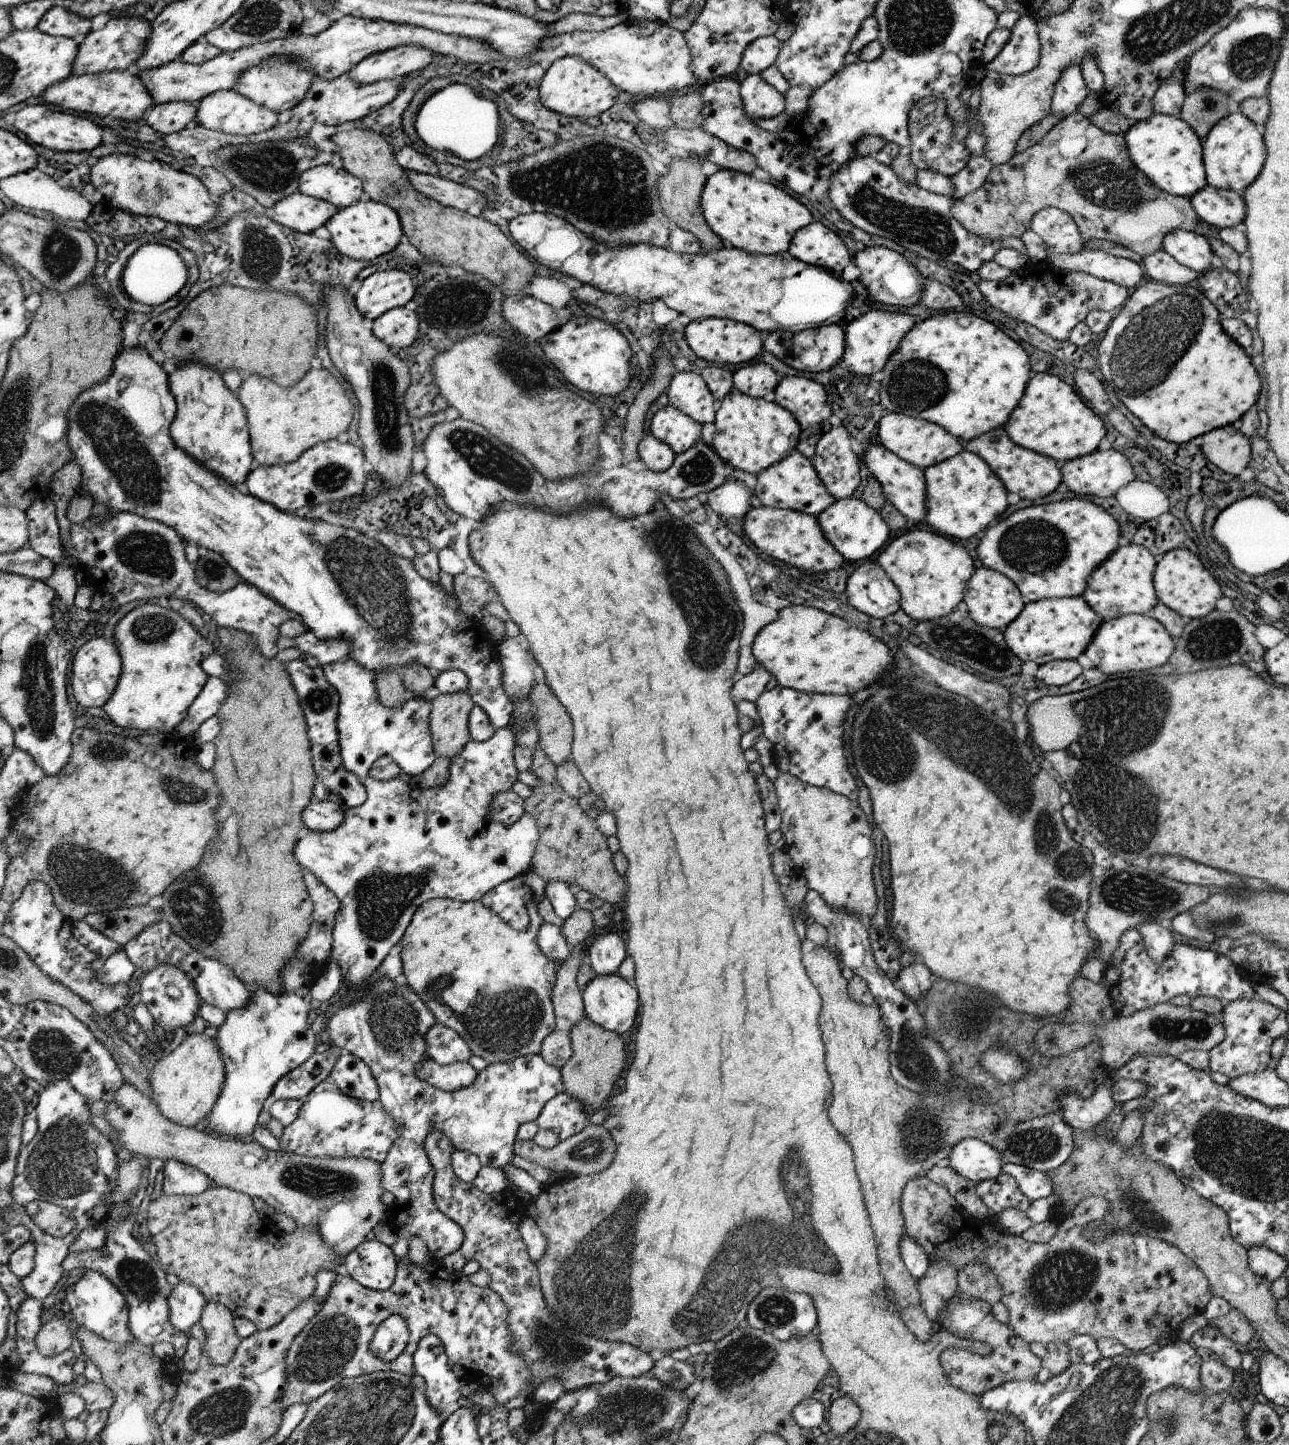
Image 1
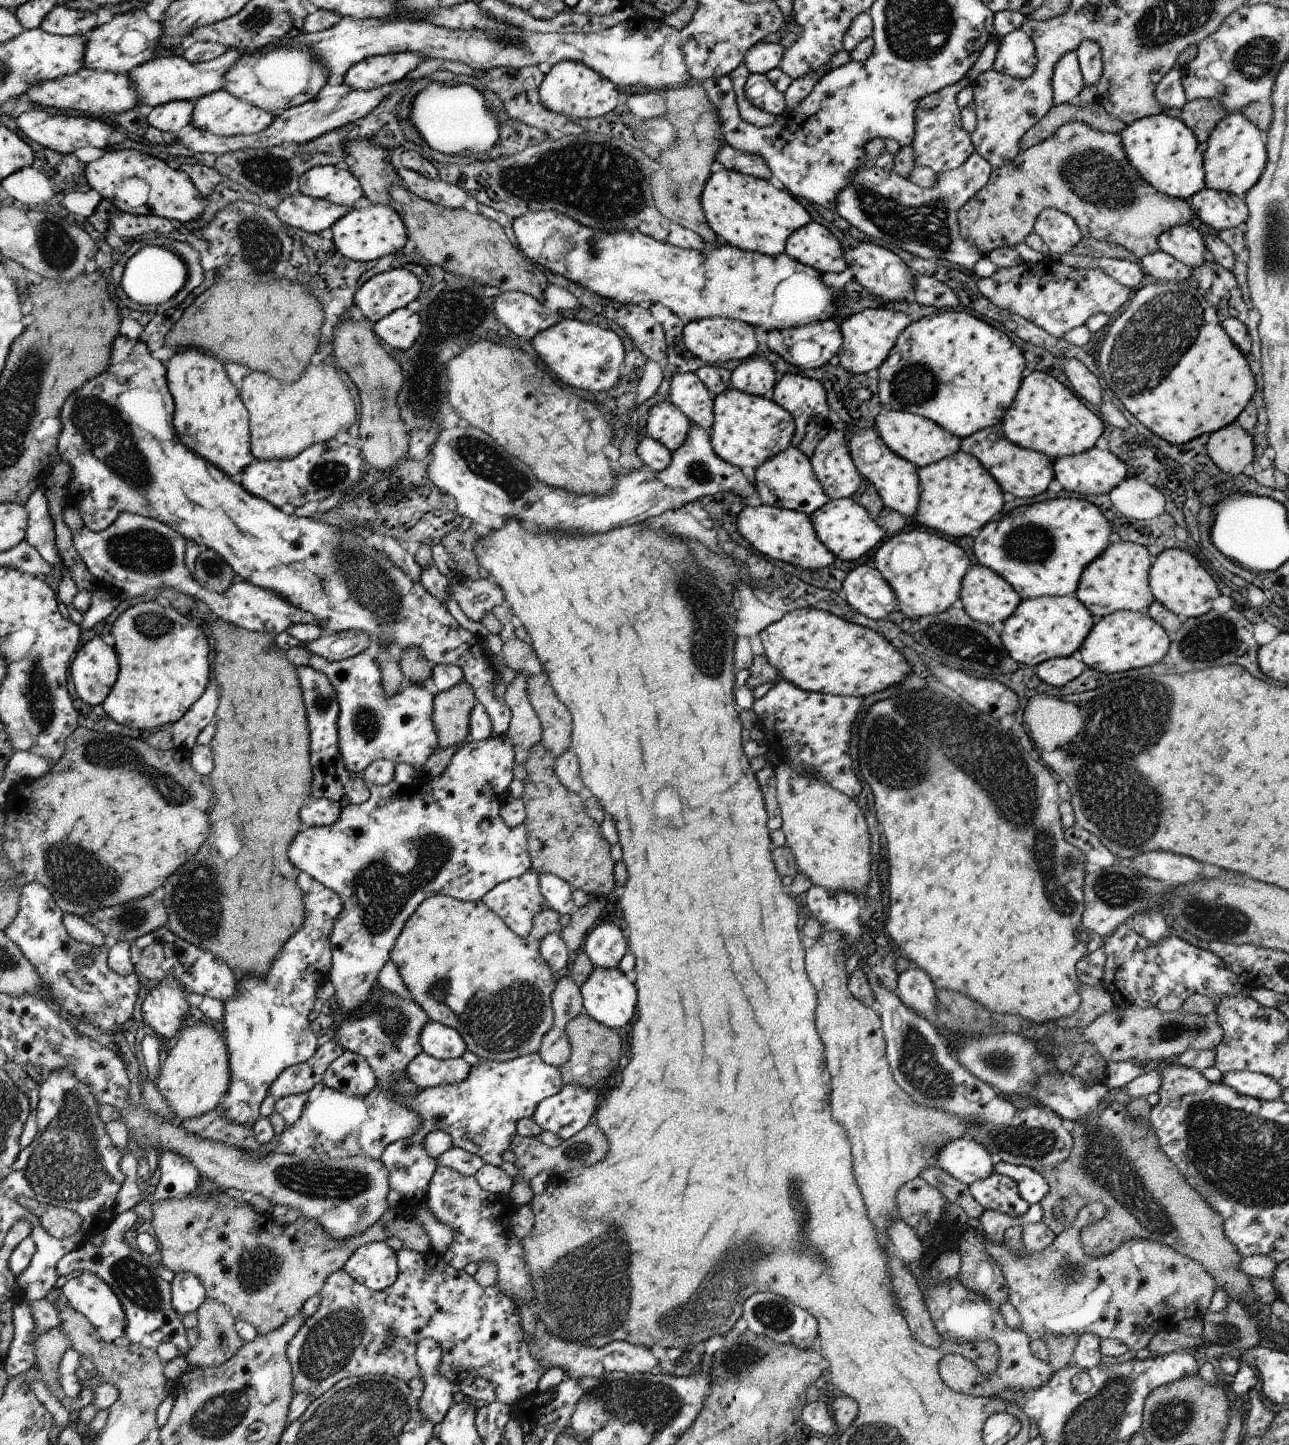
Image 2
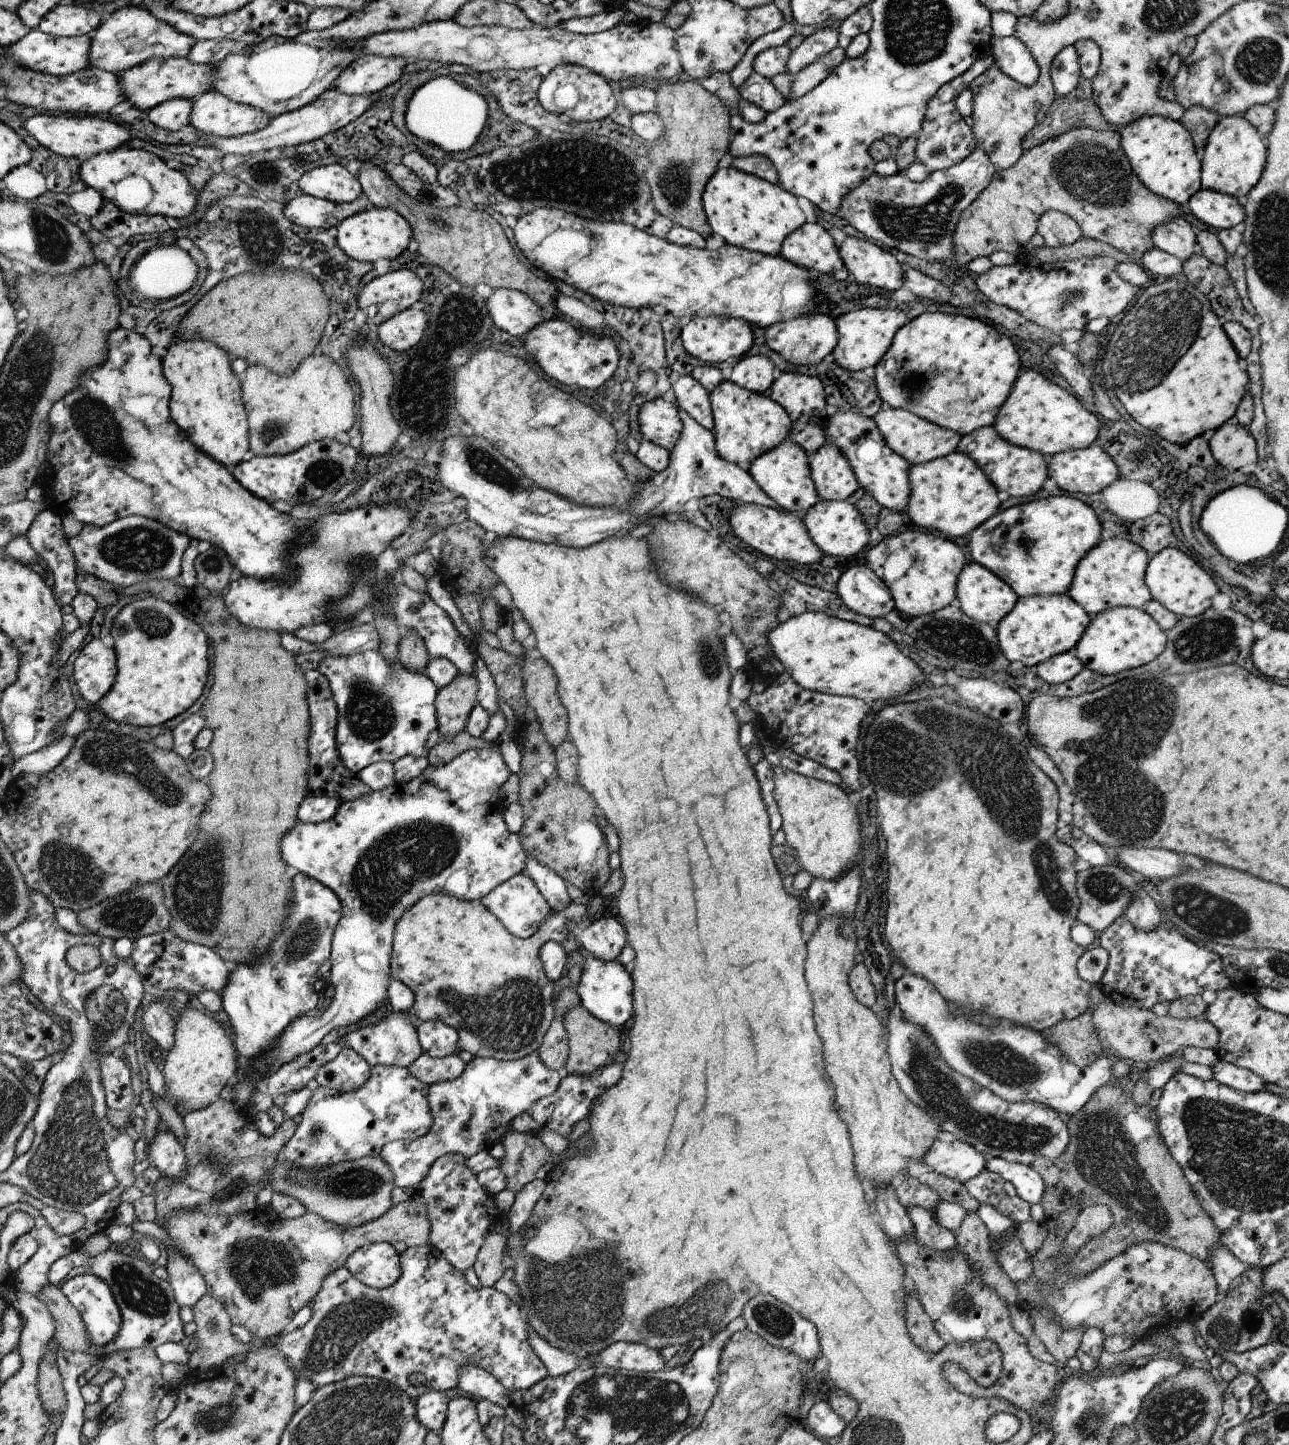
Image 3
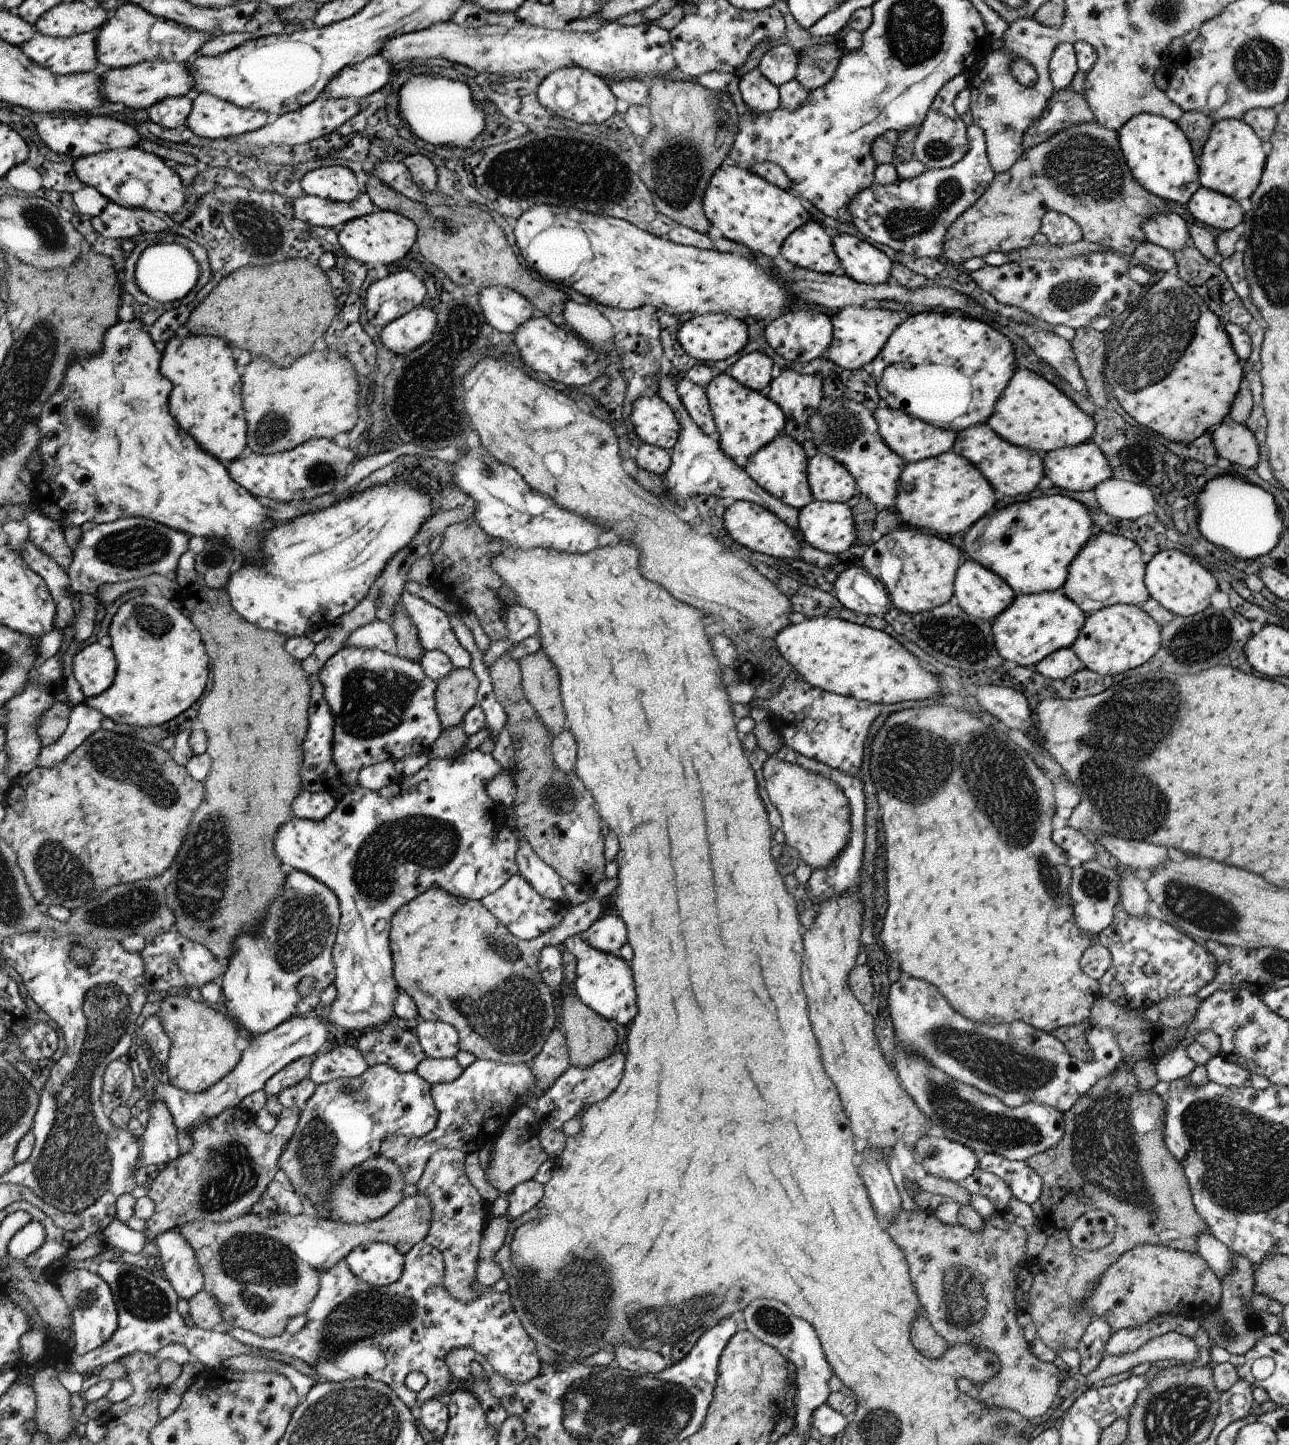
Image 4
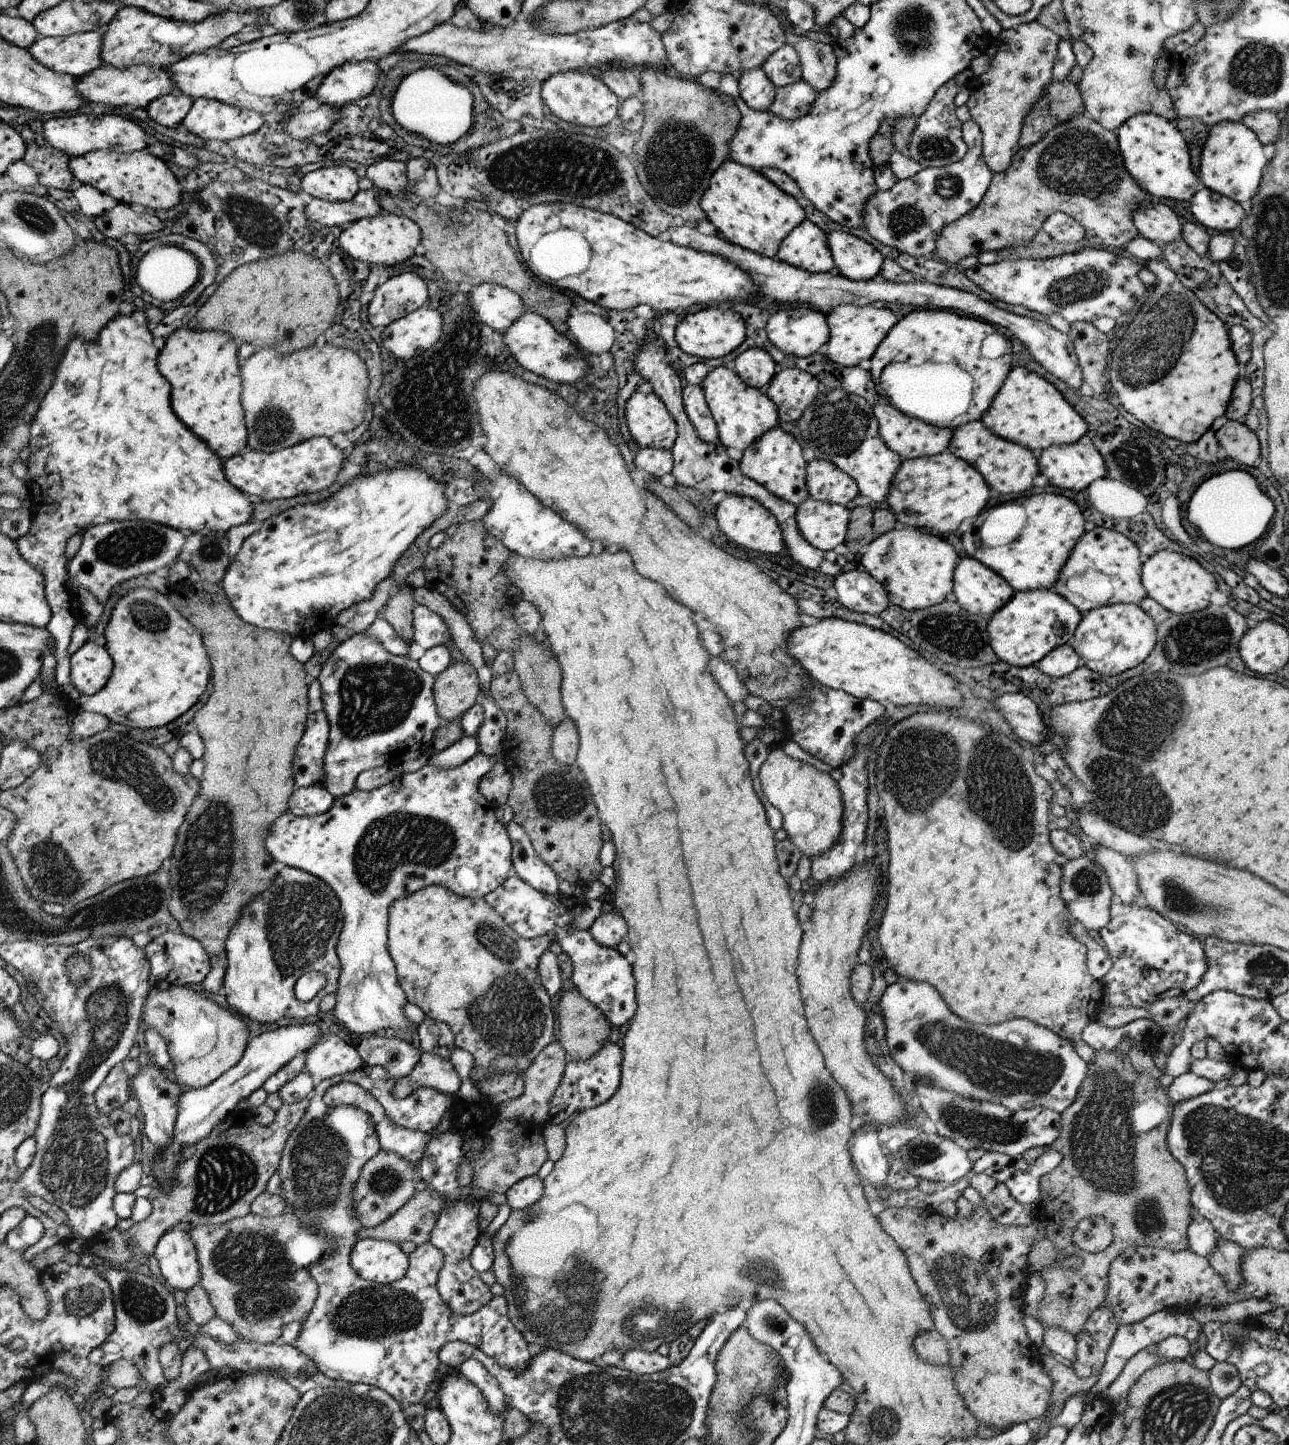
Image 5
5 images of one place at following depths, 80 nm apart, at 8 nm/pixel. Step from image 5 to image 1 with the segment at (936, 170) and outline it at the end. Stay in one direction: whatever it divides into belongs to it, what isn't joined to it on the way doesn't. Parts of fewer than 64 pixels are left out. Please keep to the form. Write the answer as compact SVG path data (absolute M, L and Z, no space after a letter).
M873 155L856 157L846 163L835 175L829 188L829 204L856 228L890 238L892 242L916 252L931 261L961 268L968 273L976 272L986 261L992 261L998 249L1011 248L1027 254L1024 243L1014 237L989 241L968 232L951 213L955 200L976 191L986 179L994 165L982 155L971 157L968 164L954 176L949 177L953 194L935 195L922 190L922 194L912 194L912 184L904 183L890 166L886 166Z

